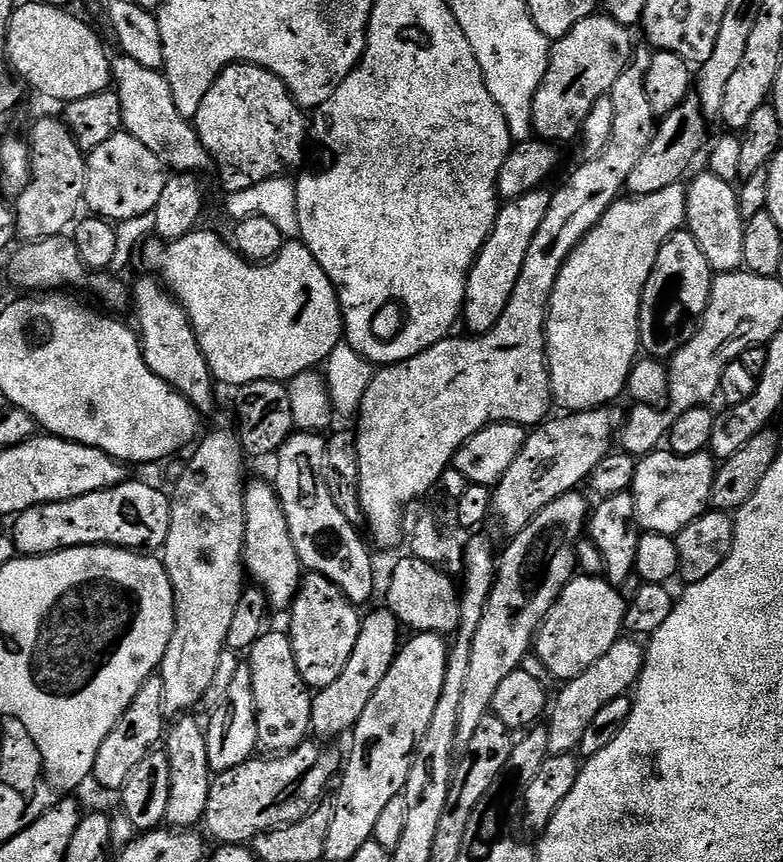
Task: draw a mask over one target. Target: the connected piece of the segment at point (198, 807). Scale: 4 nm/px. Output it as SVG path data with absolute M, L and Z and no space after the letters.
M184 714L169 732L166 732L166 744L168 740L168 785L170 786L170 798L168 799L167 823L176 830L192 830L203 821L206 814L206 804L210 802L210 790L214 773L208 767L208 734L203 723L192 717L192 714Z

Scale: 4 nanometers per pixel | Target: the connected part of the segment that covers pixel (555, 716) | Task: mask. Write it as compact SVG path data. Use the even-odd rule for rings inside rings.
M621 638L614 642L610 648L598 660L590 670L586 670L578 678L567 681L560 693L555 693L554 703L550 708L550 719L547 721L548 750L552 754L572 754L576 747L584 740L584 735L595 725L598 714L614 698L627 696L635 689L640 672L644 668L644 657L646 655L645 645L636 638Z

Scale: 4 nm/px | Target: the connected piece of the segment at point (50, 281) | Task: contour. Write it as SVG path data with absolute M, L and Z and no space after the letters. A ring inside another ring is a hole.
M61 234L59 236L51 236L45 240L33 240L31 242L24 242L19 245L15 251L11 253L12 261L8 264L8 280L16 288L44 288L40 290L64 290L67 284L84 284L88 280L88 276L92 276L88 280L90 287L96 291L96 296L105 304L103 307L108 310L116 310L112 308L129 307L130 304L130 288L129 285L124 285L122 281L116 276L108 276L107 271L100 270L95 274L90 275L90 269L82 262L82 258L78 254L78 246L75 239L71 235Z

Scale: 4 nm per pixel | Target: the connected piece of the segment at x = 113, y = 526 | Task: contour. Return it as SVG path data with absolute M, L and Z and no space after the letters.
M131 480L101 492L91 492L73 500L43 504L19 513L14 520L16 529L11 529L10 532L12 540L16 543L17 553L21 557L49 556L52 552L61 552L64 548L85 548L91 544L110 544L113 548L133 550L163 549L172 525L172 502L169 493L159 492L148 484L139 484L138 481Z

